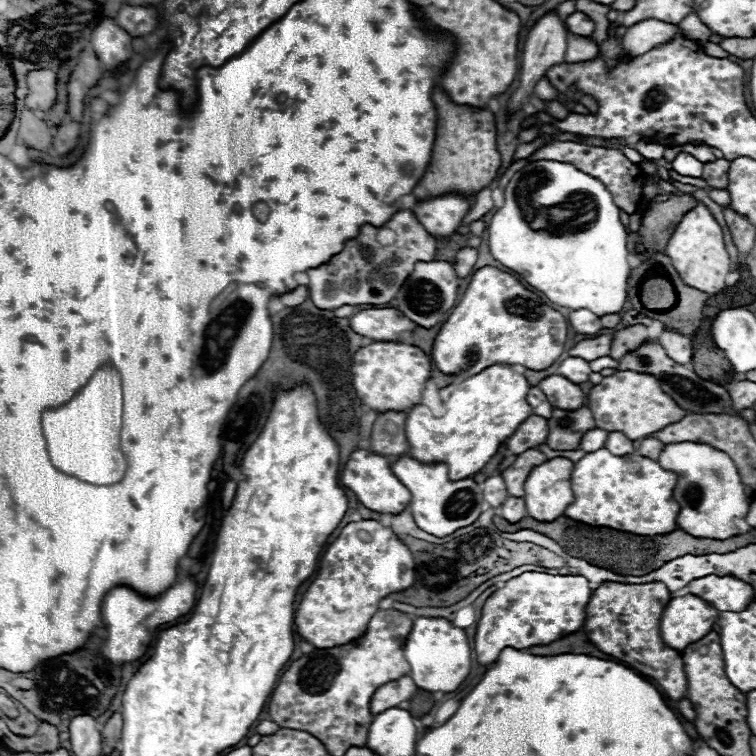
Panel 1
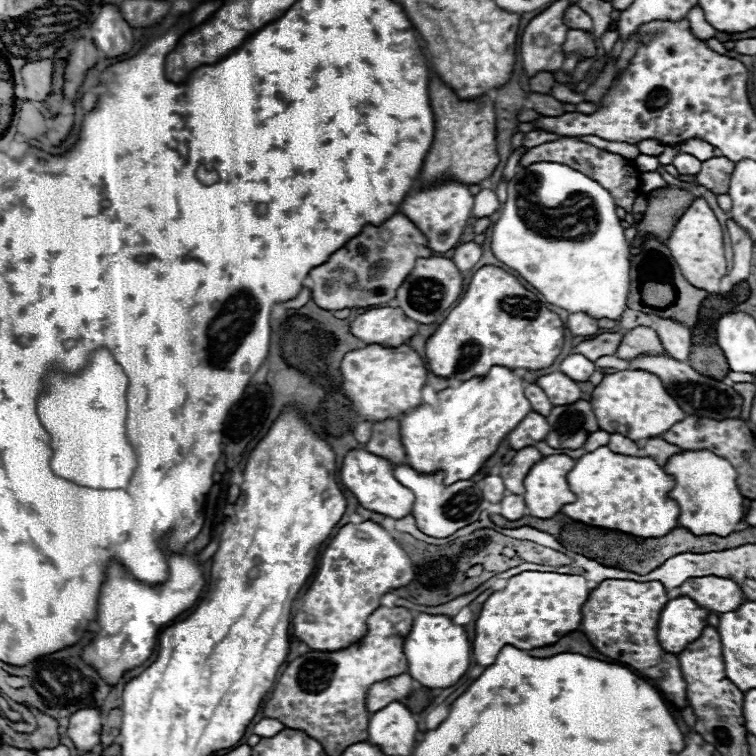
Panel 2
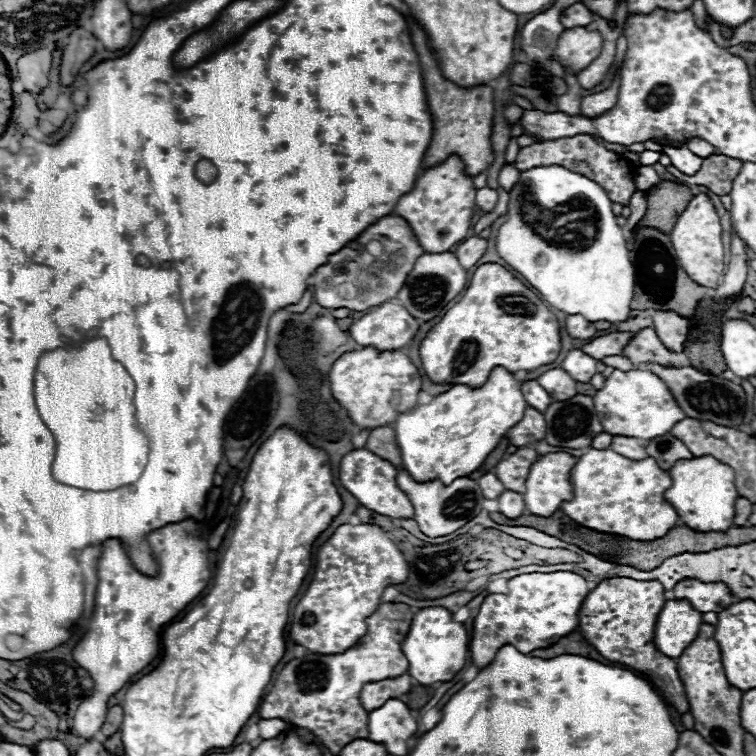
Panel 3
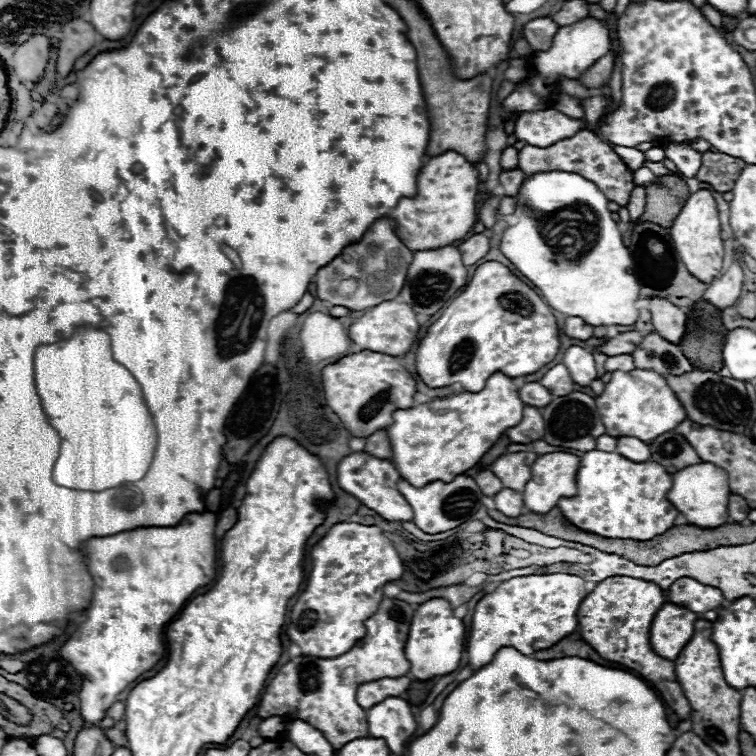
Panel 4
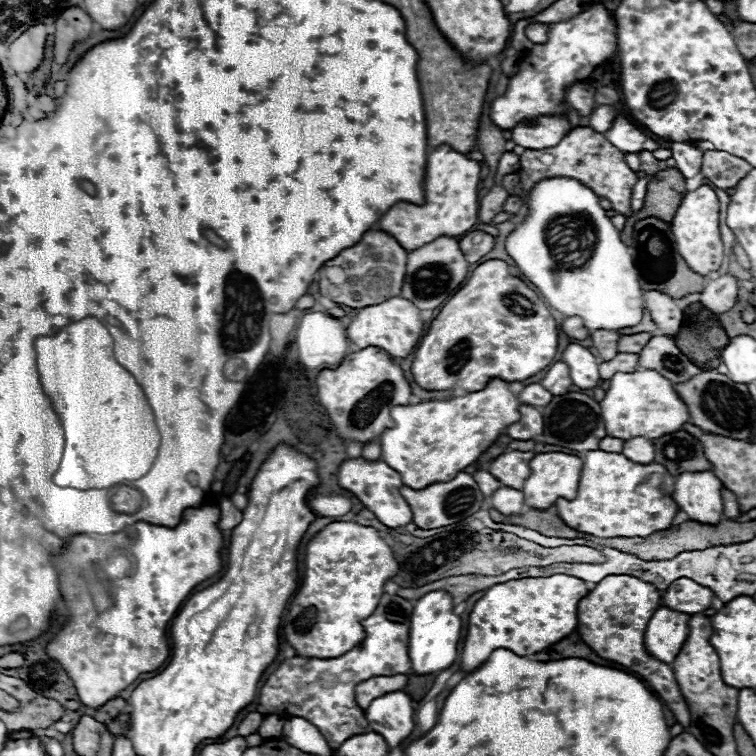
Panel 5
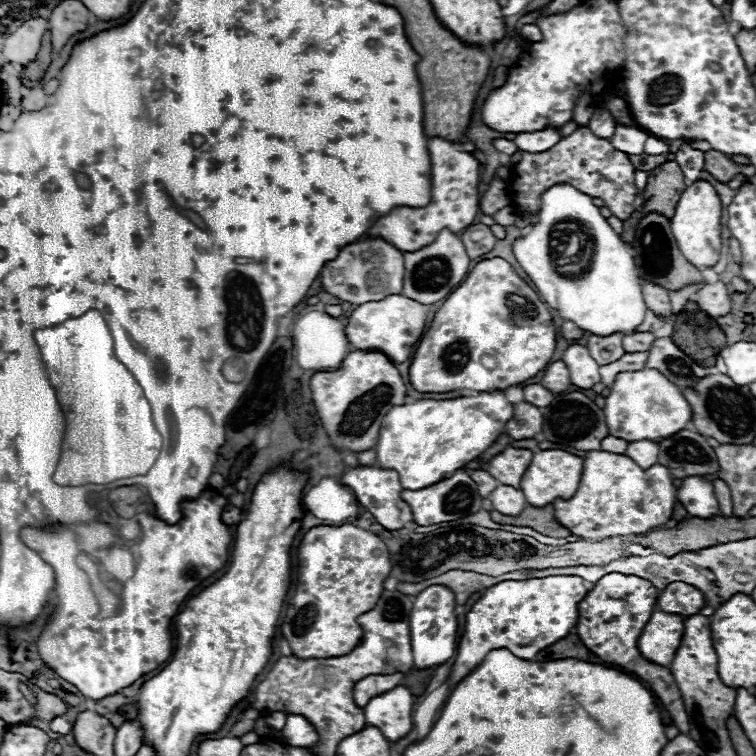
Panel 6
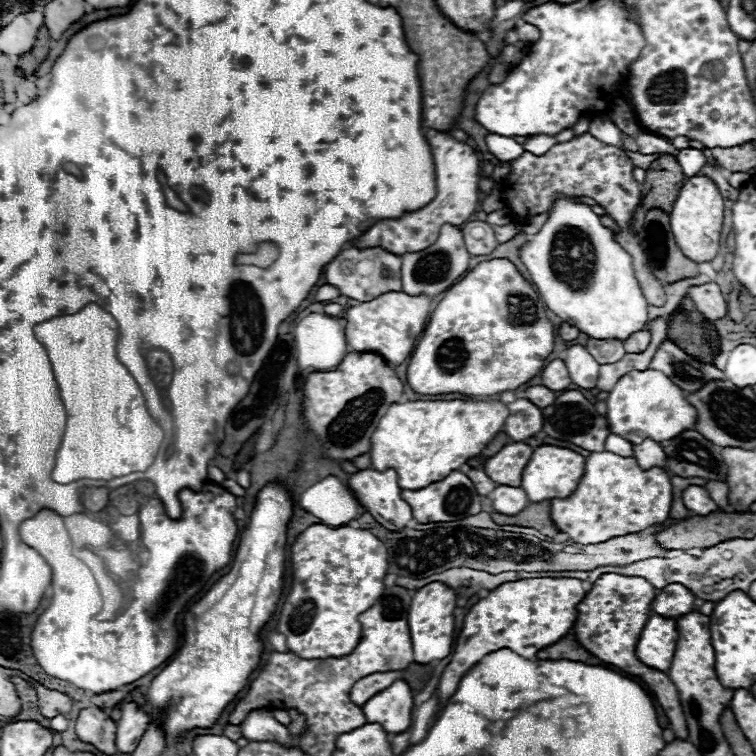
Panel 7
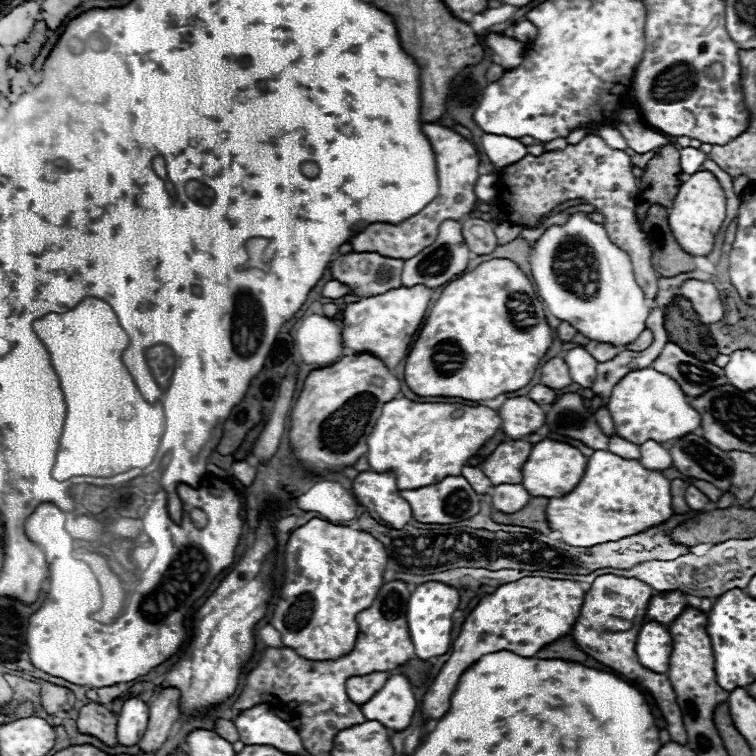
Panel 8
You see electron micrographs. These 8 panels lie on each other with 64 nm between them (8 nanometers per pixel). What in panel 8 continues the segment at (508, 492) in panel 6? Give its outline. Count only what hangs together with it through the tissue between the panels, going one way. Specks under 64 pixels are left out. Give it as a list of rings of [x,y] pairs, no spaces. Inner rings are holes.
[[[500,484],[494,486],[490,494],[492,494],[494,510],[500,510],[504,514],[514,514],[516,510],[522,510],[532,498],[522,484]]]

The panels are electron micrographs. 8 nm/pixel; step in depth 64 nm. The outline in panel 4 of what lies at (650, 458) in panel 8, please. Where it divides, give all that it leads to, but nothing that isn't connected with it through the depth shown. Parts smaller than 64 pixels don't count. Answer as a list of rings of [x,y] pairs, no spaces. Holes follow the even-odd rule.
[[[624,436],[618,438],[618,454],[624,454],[626,458],[632,458],[632,462],[646,462],[652,458],[650,452],[650,444],[640,440],[640,438],[632,438],[632,436]]]

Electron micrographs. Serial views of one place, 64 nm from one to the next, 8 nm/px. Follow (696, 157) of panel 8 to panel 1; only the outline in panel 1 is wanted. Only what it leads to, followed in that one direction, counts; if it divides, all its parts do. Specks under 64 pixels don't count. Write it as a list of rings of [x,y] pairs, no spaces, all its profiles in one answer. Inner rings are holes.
[[[680,152],[674,160],[672,160],[672,168],[682,174],[682,176],[692,176],[692,178],[700,178],[702,176],[702,162],[696,160],[692,154]]]

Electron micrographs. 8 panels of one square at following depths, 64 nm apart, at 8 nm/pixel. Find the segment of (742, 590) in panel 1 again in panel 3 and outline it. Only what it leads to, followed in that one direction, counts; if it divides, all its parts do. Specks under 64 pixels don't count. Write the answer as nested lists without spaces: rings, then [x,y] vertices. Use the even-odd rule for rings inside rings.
[[[686,578],[680,580],[672,592],[676,600],[688,600],[698,612],[720,612],[732,604],[732,594],[722,582],[706,584],[696,578]]]

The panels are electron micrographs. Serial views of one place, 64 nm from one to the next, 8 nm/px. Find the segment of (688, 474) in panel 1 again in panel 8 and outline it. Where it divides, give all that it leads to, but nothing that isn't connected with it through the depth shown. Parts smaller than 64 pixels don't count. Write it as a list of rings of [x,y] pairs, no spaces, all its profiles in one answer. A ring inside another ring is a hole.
[[[688,486],[688,488],[686,488],[686,504],[688,504],[692,510],[706,510],[708,502],[710,502],[708,496],[702,494],[698,488],[694,488],[694,486]]]

